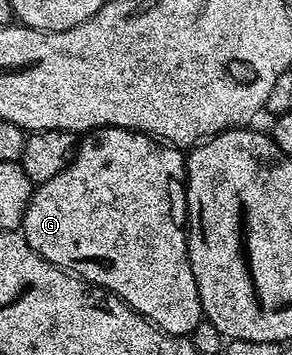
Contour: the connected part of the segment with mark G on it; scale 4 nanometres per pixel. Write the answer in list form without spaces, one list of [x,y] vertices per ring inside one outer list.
[[[97,128],[94,132],[84,135],[78,141],[74,160],[69,167],[61,170],[57,178],[49,178],[49,182],[38,185],[31,193],[31,201],[25,212],[25,218],[21,225],[24,238],[29,246],[41,258],[45,258],[53,266],[63,268],[73,276],[79,276],[89,284],[95,284],[99,288],[106,288],[117,298],[137,310],[145,319],[158,326],[162,332],[168,332],[174,336],[190,337],[192,330],[197,327],[199,321],[204,319],[203,307],[197,294],[197,282],[193,278],[193,270],[189,266],[189,254],[187,253],[187,165],[185,156],[180,149],[164,142],[162,139],[148,136],[146,132],[134,132],[128,128]]]

